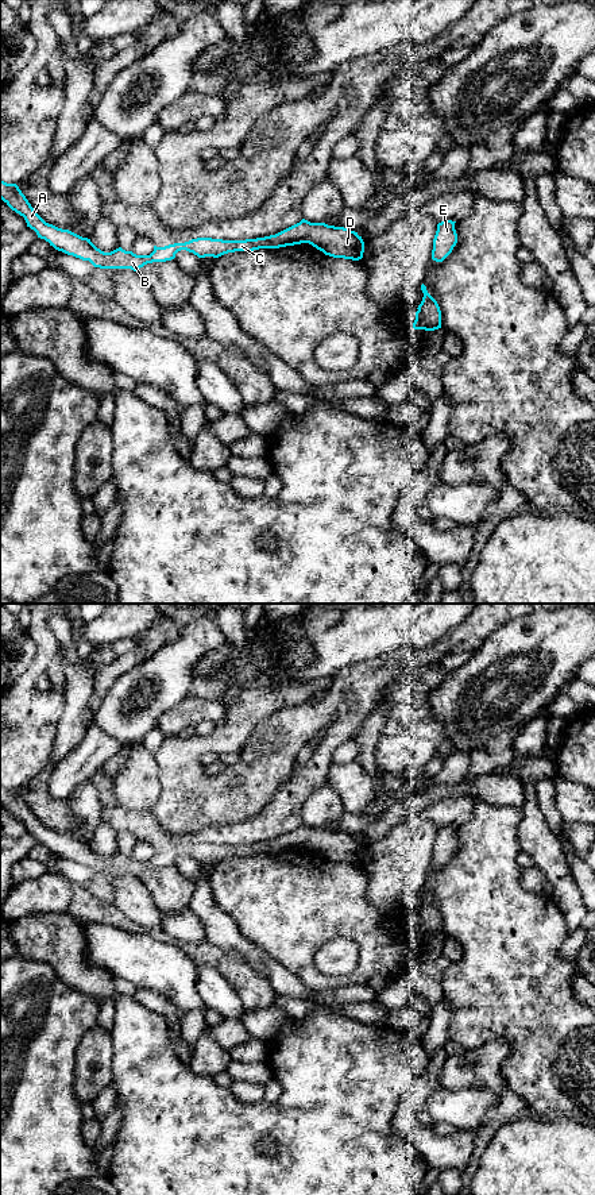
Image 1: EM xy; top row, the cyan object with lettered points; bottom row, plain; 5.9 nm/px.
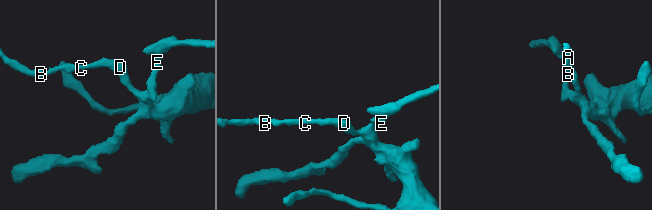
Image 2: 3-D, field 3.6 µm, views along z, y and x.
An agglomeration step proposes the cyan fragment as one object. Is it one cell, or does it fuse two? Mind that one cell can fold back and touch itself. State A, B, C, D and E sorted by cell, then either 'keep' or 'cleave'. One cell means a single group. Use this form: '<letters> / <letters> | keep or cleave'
A B C D / E | cleave

